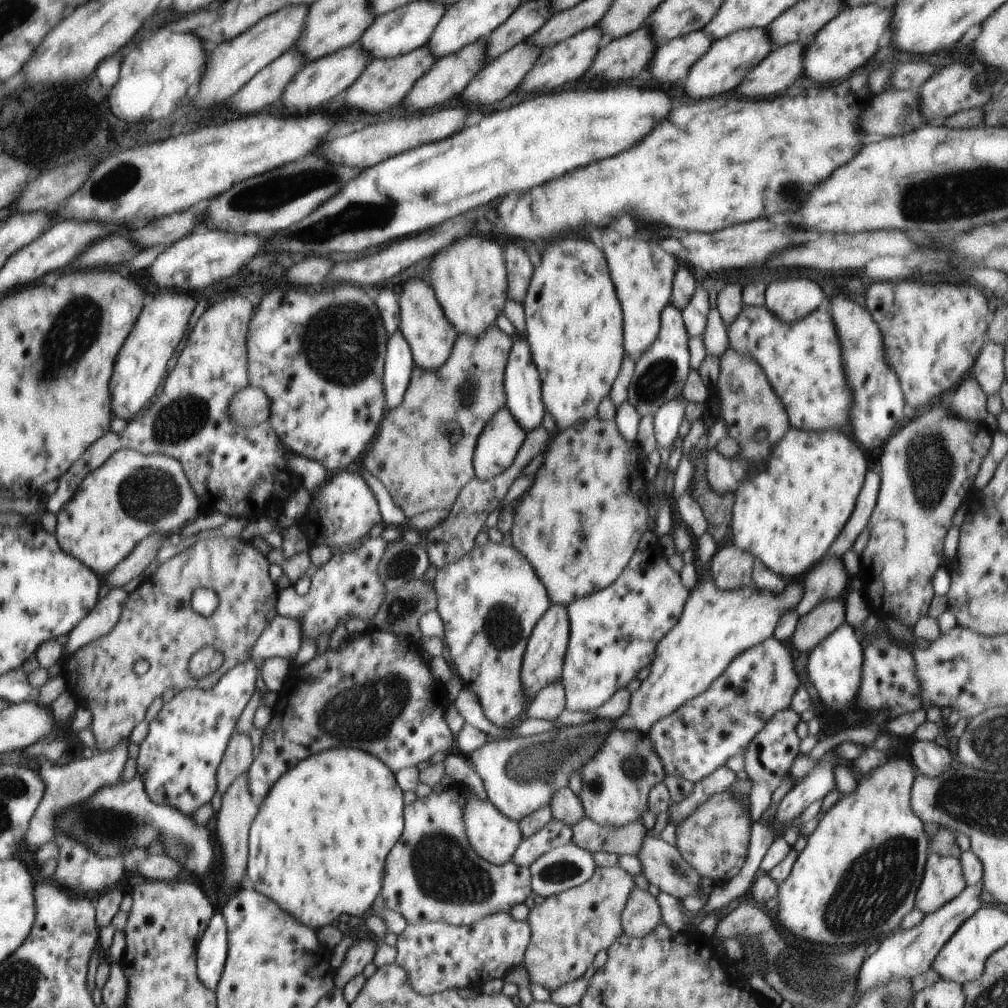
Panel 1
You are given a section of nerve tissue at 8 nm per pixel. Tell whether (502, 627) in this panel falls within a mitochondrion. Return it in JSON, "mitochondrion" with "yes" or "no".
{"mitochondrion":"yes"}

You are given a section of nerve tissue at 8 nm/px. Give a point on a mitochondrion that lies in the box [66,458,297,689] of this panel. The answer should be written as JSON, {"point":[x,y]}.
{"point":[147,494]}

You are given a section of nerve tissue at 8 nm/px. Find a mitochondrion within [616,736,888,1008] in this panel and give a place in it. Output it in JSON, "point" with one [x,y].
{"point":[805,966]}

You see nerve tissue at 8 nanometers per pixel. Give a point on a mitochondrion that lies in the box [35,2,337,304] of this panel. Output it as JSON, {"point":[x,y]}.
{"point":[120,178]}

